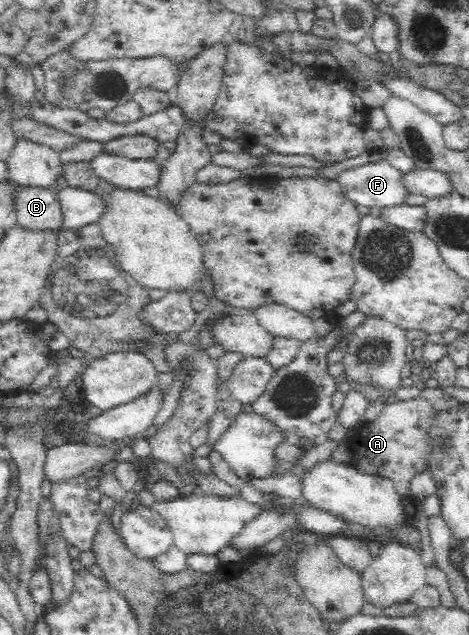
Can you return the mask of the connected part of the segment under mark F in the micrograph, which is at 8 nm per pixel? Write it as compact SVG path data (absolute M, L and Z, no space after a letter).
M386 160L367 163L353 168L346 168L336 179L345 197L356 205L364 205L375 211L382 208L402 206L408 202L410 191L405 182L405 173L392 166Z

